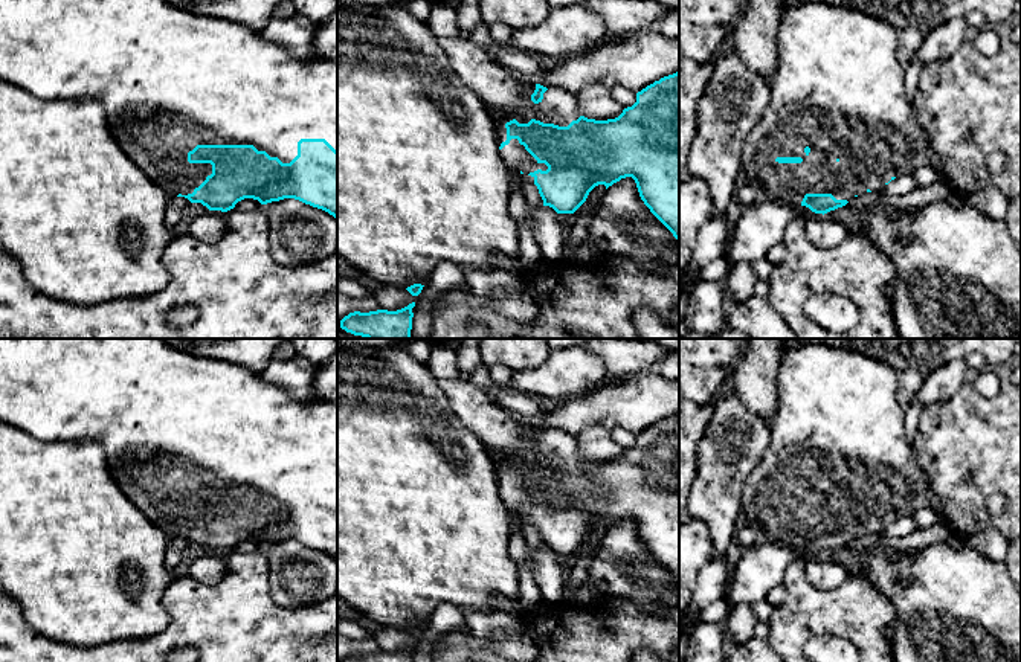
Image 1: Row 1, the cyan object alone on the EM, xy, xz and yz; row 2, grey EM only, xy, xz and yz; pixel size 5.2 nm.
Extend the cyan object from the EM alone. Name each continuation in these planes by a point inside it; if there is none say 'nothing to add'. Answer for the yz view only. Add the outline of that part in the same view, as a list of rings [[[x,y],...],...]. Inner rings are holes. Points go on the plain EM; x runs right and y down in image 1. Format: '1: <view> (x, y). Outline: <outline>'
1: yz (840, 430). Outline: [[[791,339],[781,340],[781,355],[780,366],[777,371],[777,395],[778,395],[778,410],[775,418],[769,423],[771,442],[769,447],[759,462],[759,465],[751,471],[748,480],[743,487],[742,494],[742,522],[752,526],[755,531],[765,534],[768,541],[780,545],[794,545],[797,540],[803,543],[806,535],[832,535],[836,541],[850,543],[855,537],[864,537],[870,531],[871,534],[879,534],[893,520],[903,516],[914,516],[920,508],[931,508],[939,522],[942,520],[939,500],[934,497],[932,490],[928,484],[926,474],[922,470],[917,453],[914,447],[908,442],[905,436],[905,406],[897,400],[899,390],[899,372],[891,366],[862,355],[852,349],[832,348],[818,343],[798,343],[789,348],[783,345]],[[777,499],[801,499],[801,505],[778,505]]]

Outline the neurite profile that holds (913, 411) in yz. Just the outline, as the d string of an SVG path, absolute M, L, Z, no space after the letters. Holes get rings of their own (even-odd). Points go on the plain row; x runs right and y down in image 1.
M916 403L905 406L905 436L911 445L919 436L919 421L920 421L922 410L923 406Z

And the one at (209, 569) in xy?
M208 552L192 561L188 575L201 584L212 586L221 581L224 577L224 567L224 554Z

